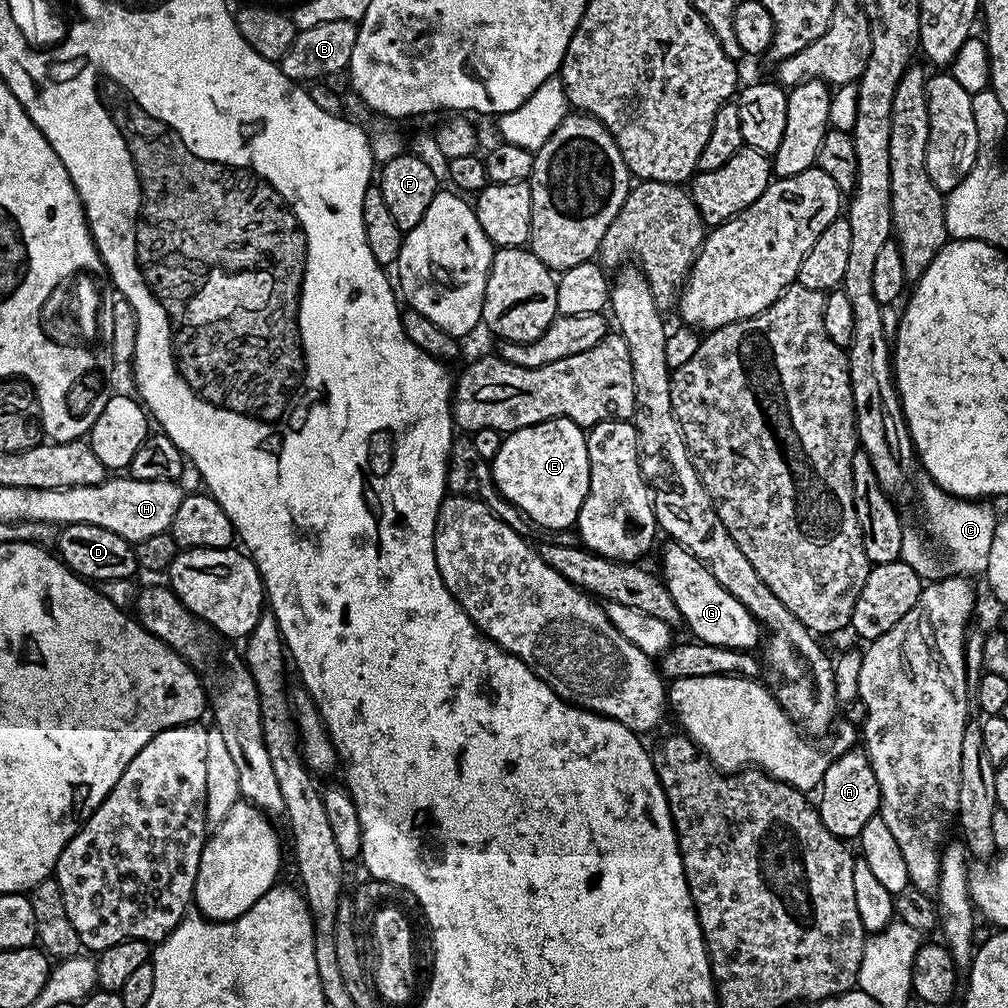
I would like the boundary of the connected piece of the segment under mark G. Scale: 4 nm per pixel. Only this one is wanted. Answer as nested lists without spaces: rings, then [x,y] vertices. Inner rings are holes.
[[[675,542],[665,545],[662,579],[670,598],[674,598],[674,606],[678,606],[683,627],[688,627],[701,644],[741,650],[759,649],[762,644],[760,621],[754,619],[750,610],[746,610],[746,606],[742,606],[742,602],[738,602],[738,598],[734,598],[734,594],[730,594],[714,574],[710,574],[710,570],[706,570],[704,563],[694,558],[694,554]]]

